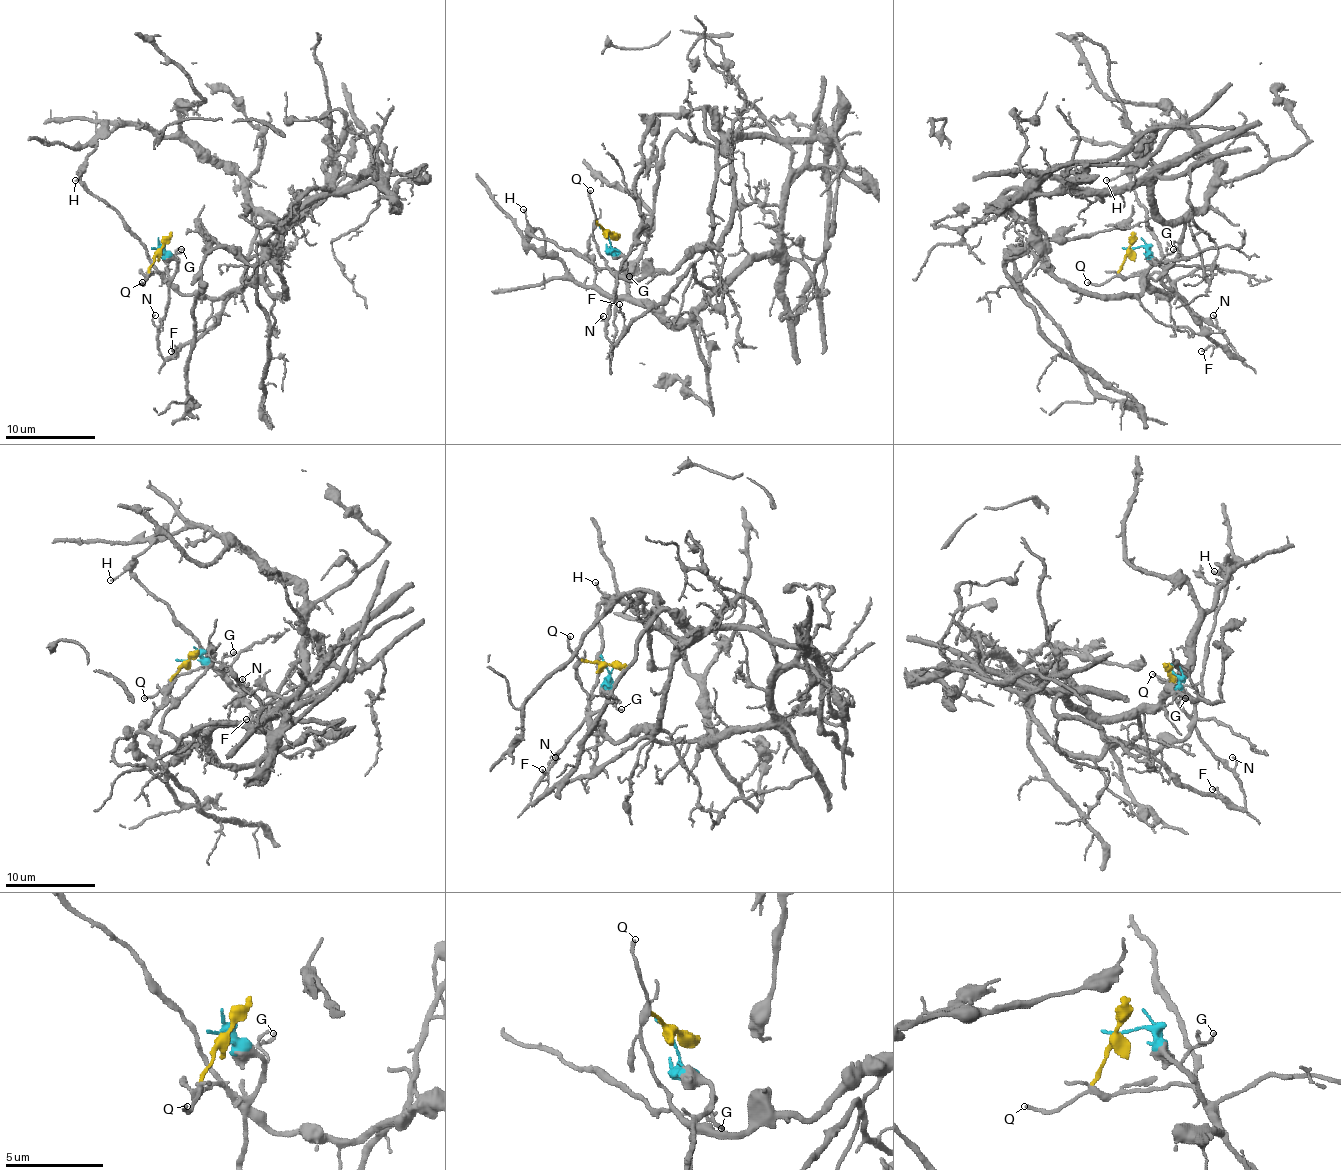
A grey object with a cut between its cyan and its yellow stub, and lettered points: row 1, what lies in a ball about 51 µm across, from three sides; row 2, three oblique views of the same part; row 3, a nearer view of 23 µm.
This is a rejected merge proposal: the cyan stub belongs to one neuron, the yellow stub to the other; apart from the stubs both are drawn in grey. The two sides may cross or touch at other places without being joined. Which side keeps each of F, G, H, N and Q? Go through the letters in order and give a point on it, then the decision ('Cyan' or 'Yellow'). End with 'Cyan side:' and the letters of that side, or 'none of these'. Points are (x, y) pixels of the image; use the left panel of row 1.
F: Place: (171, 351). Cyan
G: Place: (181, 249). Cyan
H: Place: (75, 180). Yellow
N: Place: (155, 315). Cyan
Q: Place: (142, 282). Yellow
Cyan side: F, G, N

